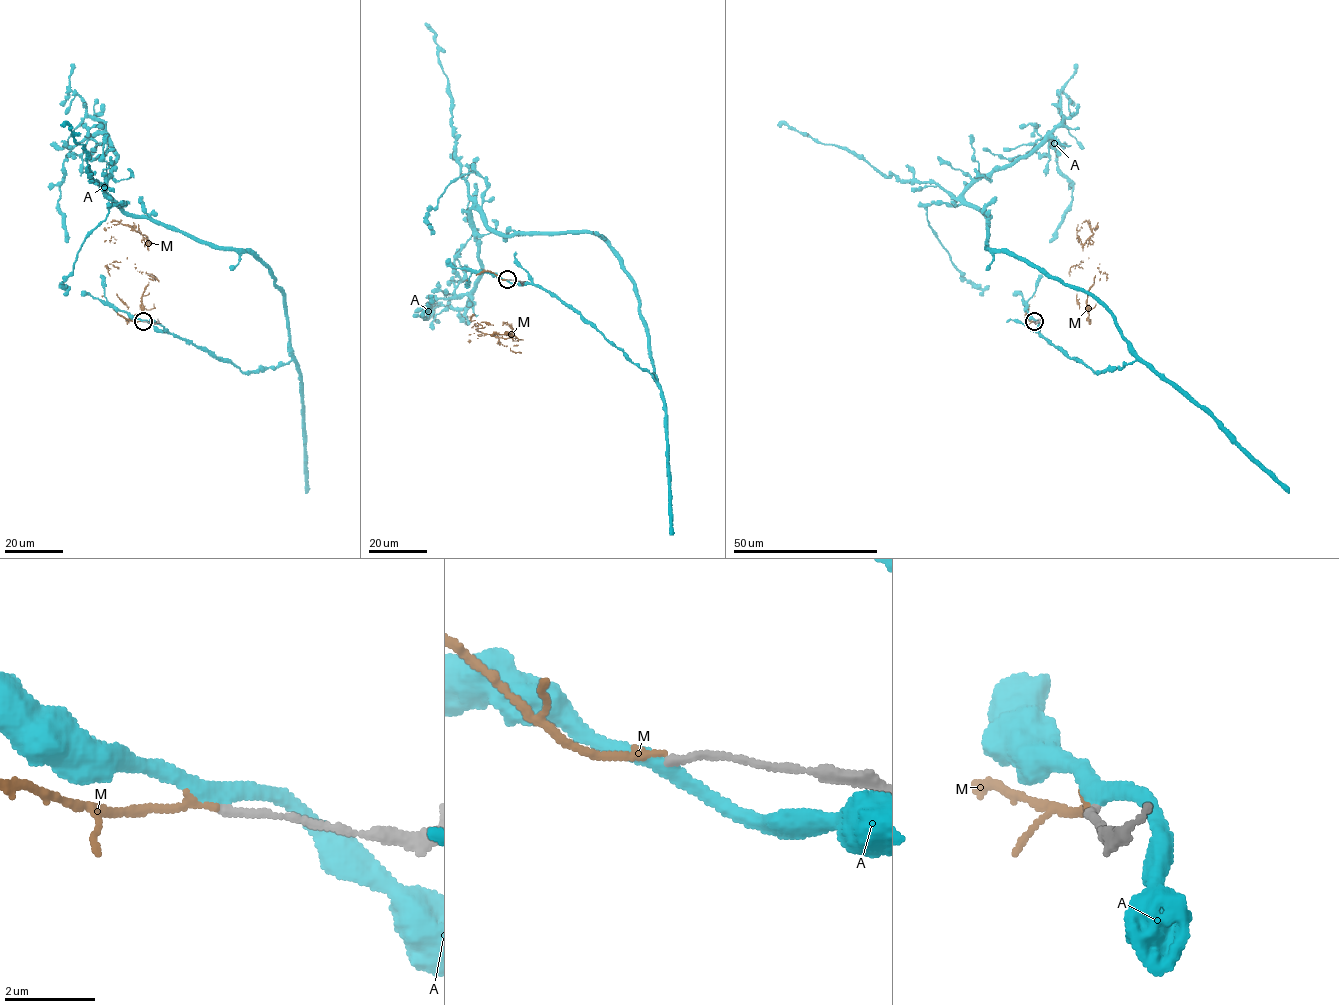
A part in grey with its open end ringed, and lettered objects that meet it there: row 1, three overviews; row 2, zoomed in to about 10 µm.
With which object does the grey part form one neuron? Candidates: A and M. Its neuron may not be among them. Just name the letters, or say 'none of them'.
M

